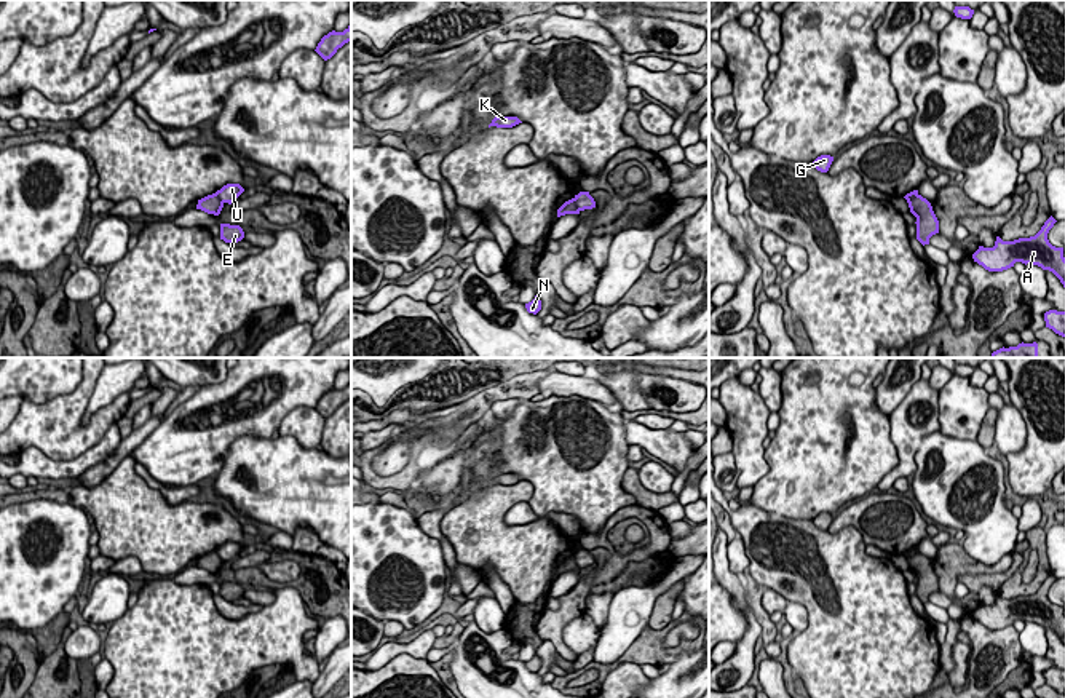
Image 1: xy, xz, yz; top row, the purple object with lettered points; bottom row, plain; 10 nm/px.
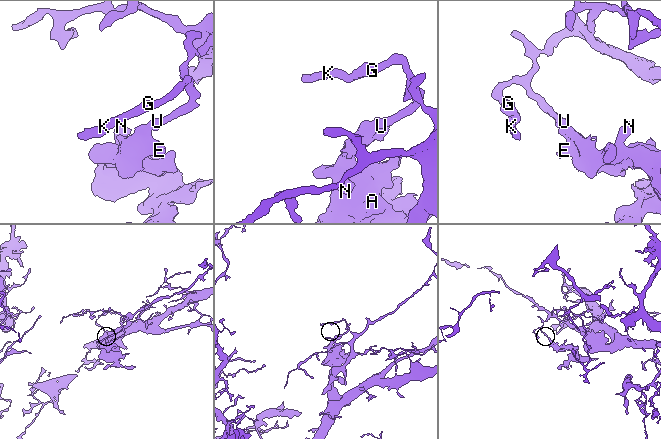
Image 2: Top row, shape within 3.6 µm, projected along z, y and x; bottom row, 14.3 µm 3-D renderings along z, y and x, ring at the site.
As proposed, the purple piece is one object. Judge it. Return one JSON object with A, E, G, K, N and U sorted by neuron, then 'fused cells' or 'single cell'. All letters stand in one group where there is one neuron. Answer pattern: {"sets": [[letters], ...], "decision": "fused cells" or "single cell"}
{"sets": [["A", "E", "N"], ["G", "K", "U"]], "decision": "fused cells"}

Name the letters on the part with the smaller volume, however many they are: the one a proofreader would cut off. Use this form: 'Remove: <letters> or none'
Remove: A, E, N

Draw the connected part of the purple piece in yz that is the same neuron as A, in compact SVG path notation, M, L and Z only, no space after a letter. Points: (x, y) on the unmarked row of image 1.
M1051 573L1041 588L1030 596L1003 599L996 594L993 605L979 604L972 612L974 620L988 629L1003 629L1014 625L1016 620L1038 623L1052 629L1065 645L1065 615L1063 605L1049 601L1047 591L1057 578Z

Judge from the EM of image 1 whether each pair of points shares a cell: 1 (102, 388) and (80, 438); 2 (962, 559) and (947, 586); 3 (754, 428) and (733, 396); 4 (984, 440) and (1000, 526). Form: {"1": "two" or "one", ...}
{"1": "two", "2": "one", "3": "one", "4": "two"}

